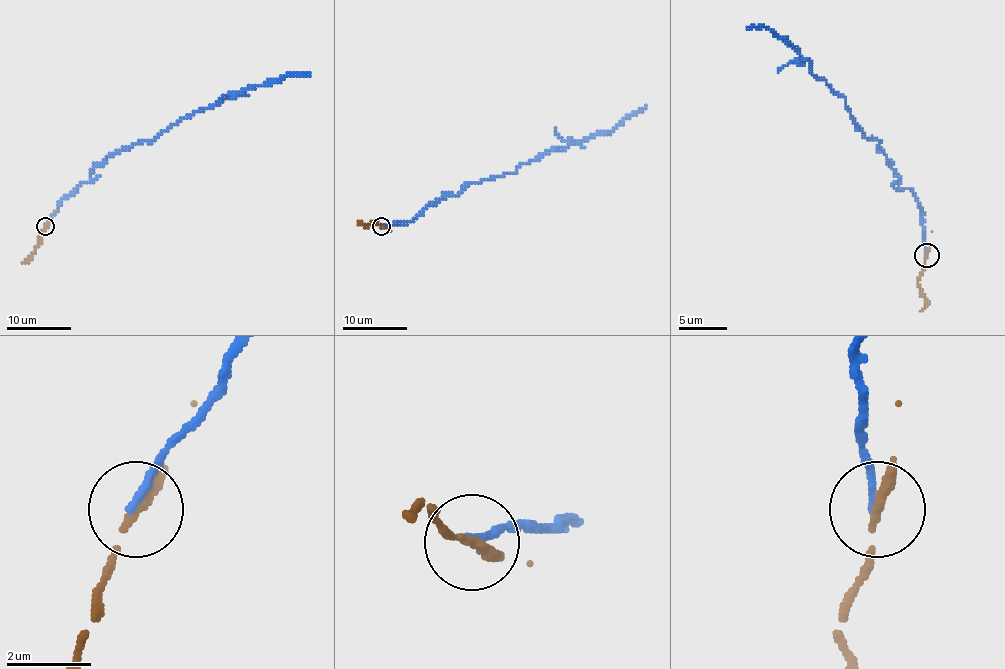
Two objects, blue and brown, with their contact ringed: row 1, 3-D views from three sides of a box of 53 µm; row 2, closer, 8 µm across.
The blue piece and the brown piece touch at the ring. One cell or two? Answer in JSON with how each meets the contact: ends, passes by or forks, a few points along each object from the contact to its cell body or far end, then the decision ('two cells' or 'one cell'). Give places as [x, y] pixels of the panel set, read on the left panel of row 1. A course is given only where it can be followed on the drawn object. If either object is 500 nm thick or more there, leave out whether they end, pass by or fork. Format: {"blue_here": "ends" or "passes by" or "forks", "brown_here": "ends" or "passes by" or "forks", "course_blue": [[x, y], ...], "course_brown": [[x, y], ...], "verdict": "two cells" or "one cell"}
{"blue_here": "ends", "brown_here": "passes by", "course_blue": [[45, 226], [58, 204], [121, 149], [154, 141], [179, 120], [247, 88], [289, 73], [310, 75]], "course_brown": [[45, 226], [37, 247], [23, 264]], "verdict": "two cells"}

